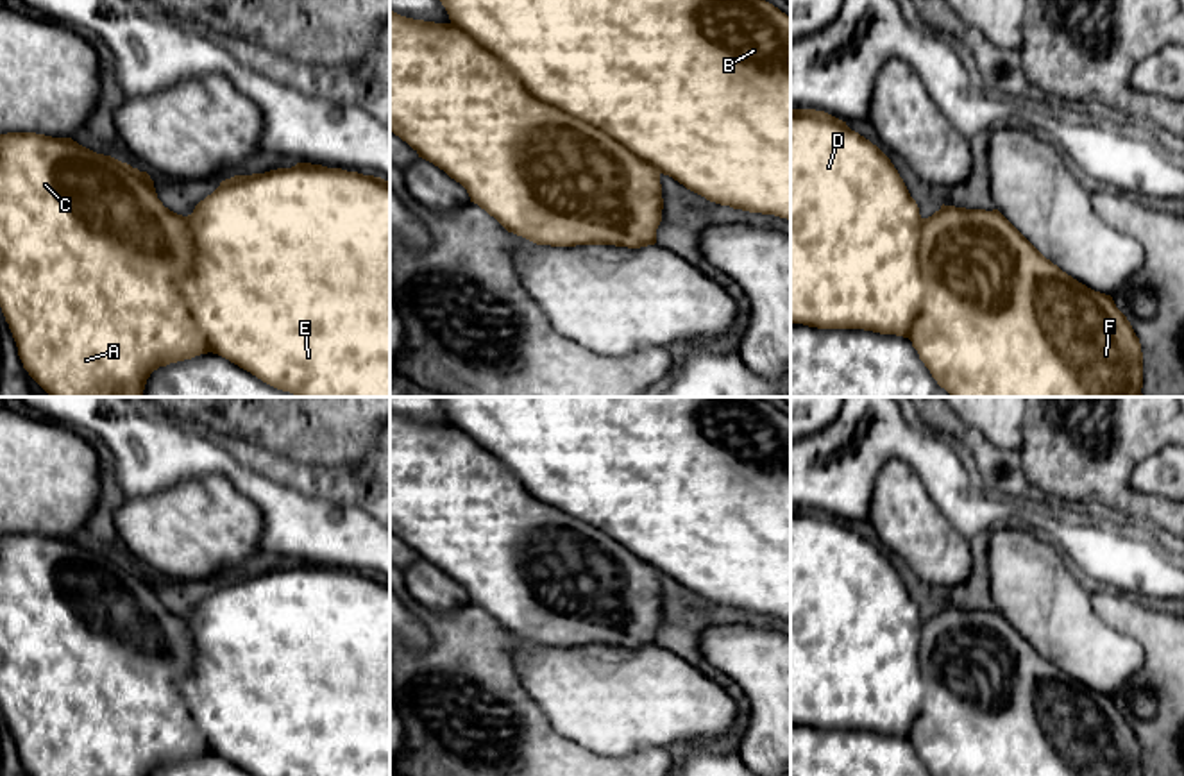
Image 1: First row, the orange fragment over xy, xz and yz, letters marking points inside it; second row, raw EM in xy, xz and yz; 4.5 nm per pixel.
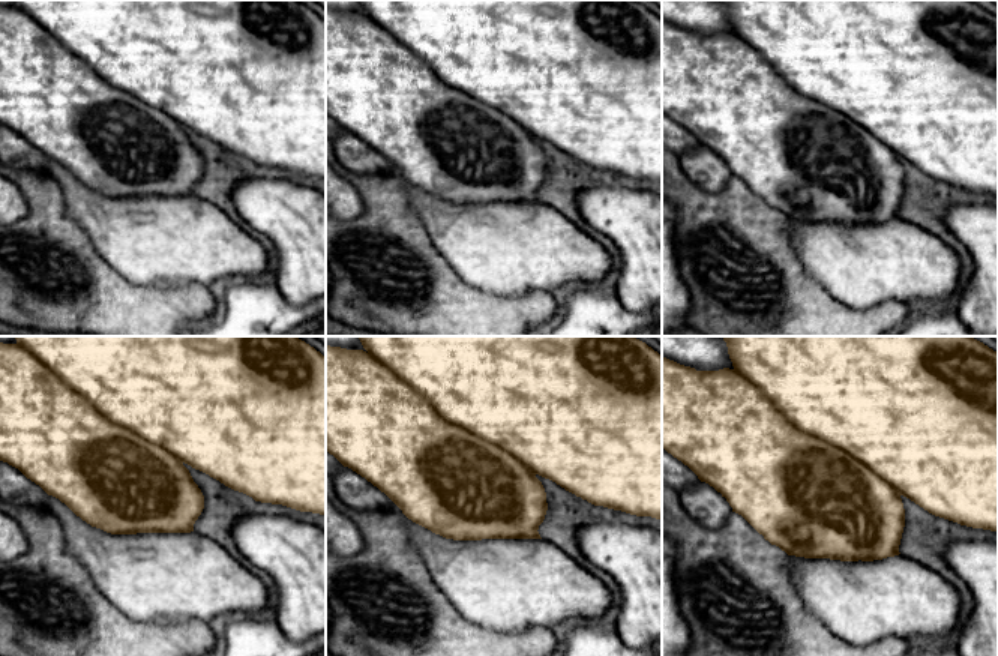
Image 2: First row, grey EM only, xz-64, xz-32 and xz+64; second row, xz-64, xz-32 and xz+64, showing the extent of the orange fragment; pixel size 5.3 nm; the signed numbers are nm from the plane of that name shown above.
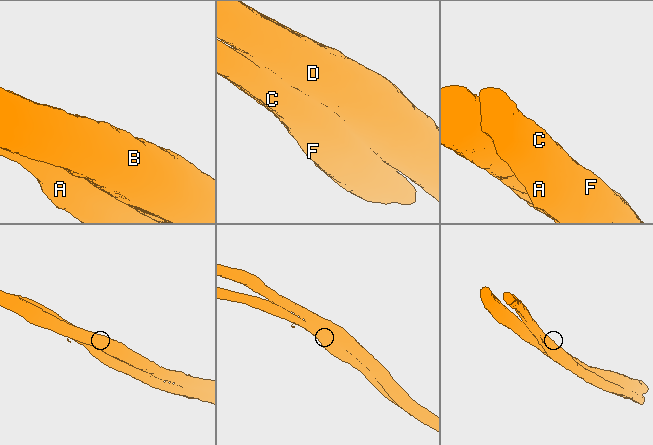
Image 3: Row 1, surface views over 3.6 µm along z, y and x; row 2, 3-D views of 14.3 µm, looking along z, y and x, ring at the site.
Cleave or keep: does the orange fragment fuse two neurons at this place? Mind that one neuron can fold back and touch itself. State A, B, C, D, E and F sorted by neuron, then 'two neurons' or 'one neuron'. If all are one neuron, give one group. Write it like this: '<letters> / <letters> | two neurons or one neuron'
A C F / B D E | two neurons

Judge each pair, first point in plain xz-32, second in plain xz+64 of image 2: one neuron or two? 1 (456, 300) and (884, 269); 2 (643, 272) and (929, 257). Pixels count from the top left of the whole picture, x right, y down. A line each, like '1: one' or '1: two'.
1: two
2: two

